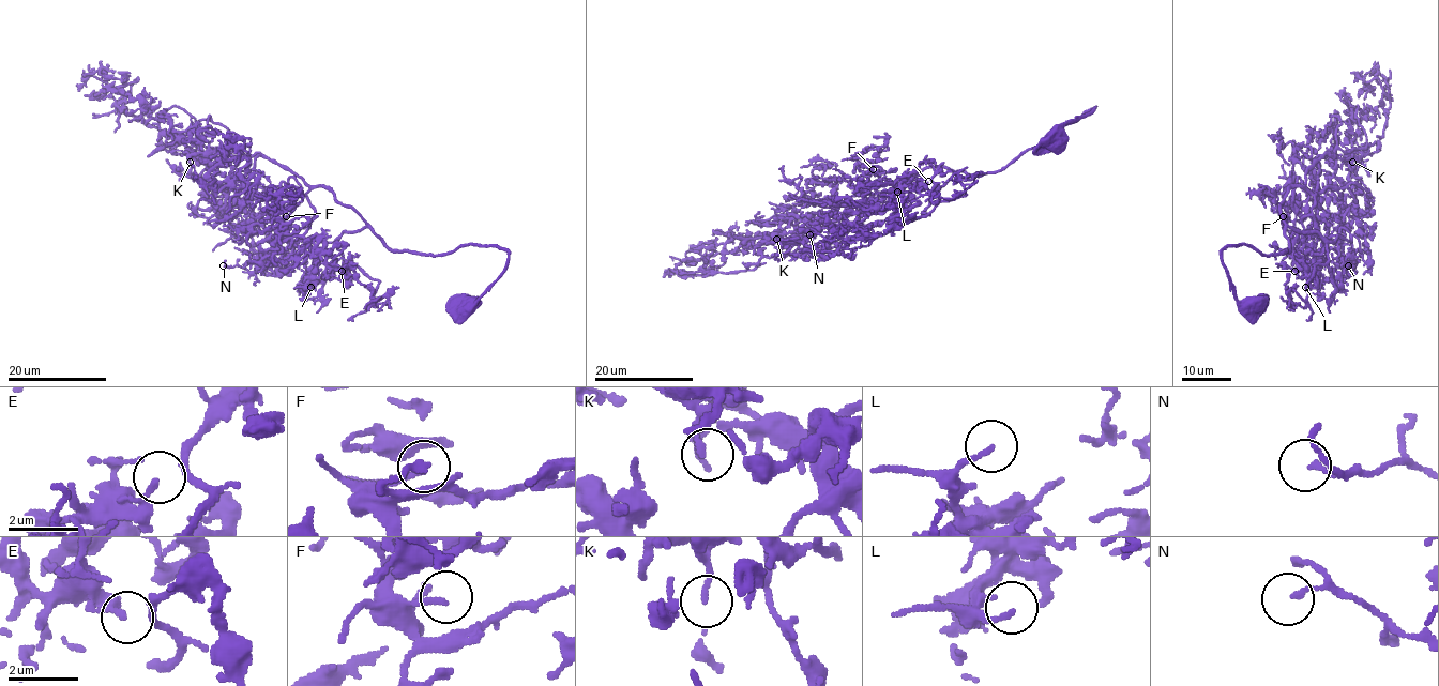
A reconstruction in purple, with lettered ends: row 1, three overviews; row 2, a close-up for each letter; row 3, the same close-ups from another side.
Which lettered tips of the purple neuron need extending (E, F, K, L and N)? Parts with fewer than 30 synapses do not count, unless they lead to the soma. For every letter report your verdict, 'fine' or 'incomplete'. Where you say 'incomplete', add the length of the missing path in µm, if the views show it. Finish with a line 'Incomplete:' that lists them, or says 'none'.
E: fine
F: fine
K: fine
L: fine
N: fine
Incomplete: none

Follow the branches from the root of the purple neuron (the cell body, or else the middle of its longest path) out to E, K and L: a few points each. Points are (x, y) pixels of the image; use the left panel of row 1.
E: (469, 305), (503, 271), (504, 249), (395, 252), (364, 227), (336, 241), (350, 283), (332, 274), (342, 271)
K: (469, 305), (503, 271), (504, 249), (395, 252), (330, 191), (244, 154), (208, 119), (181, 139), (190, 162)
L: (469, 305), (503, 271), (504, 249), (395, 252), (368, 227), (344, 231), (343, 264), (311, 287)

